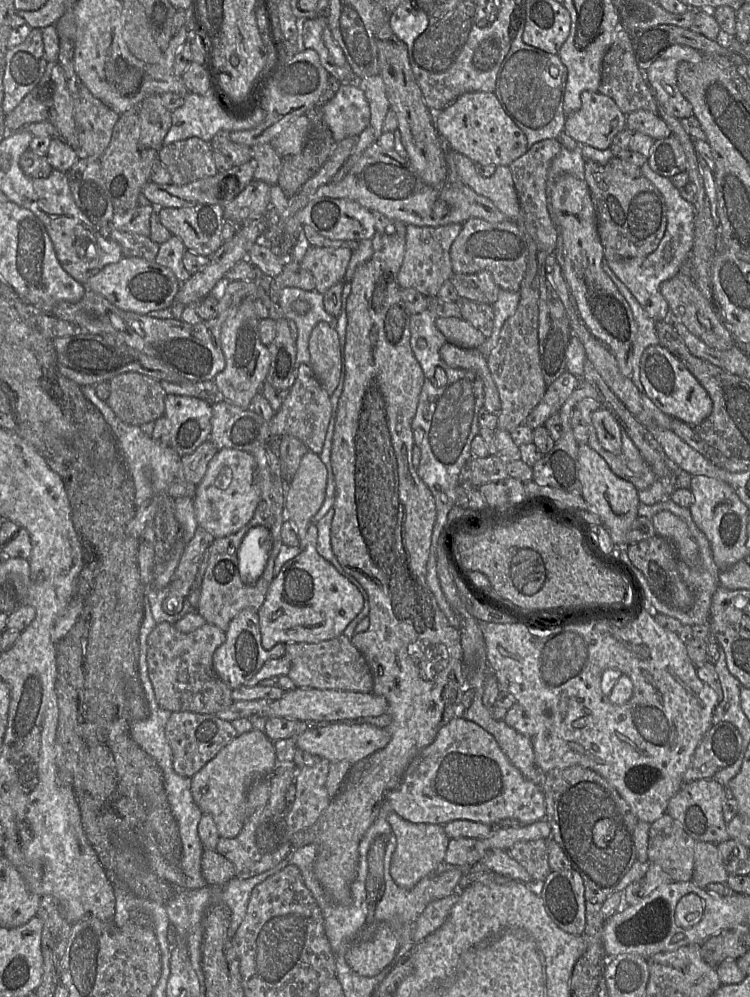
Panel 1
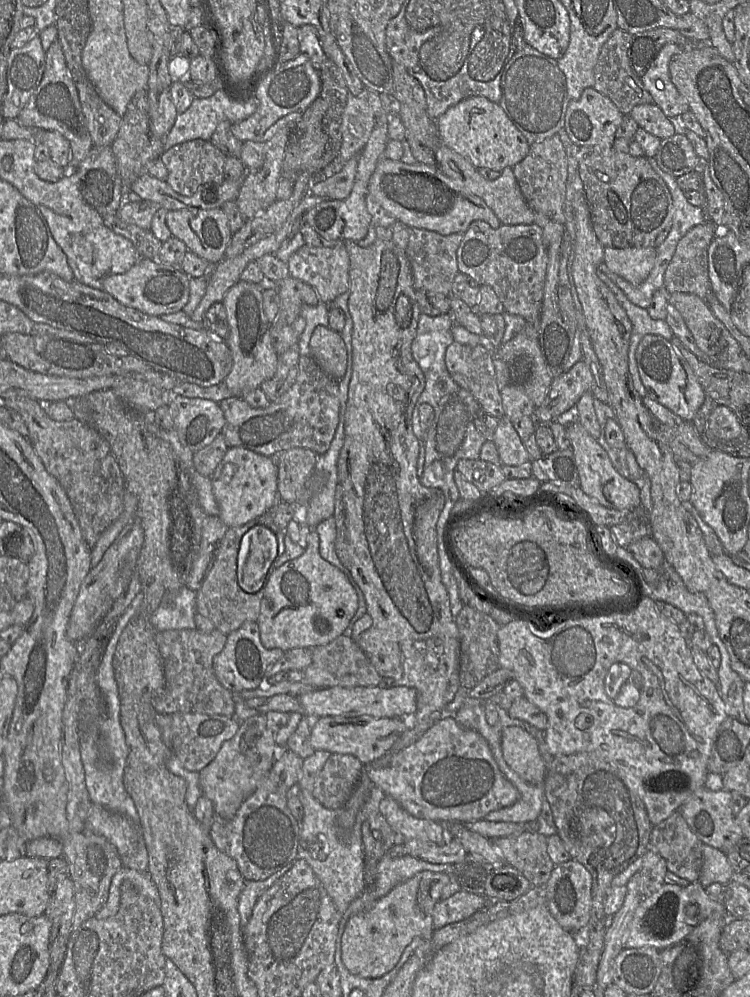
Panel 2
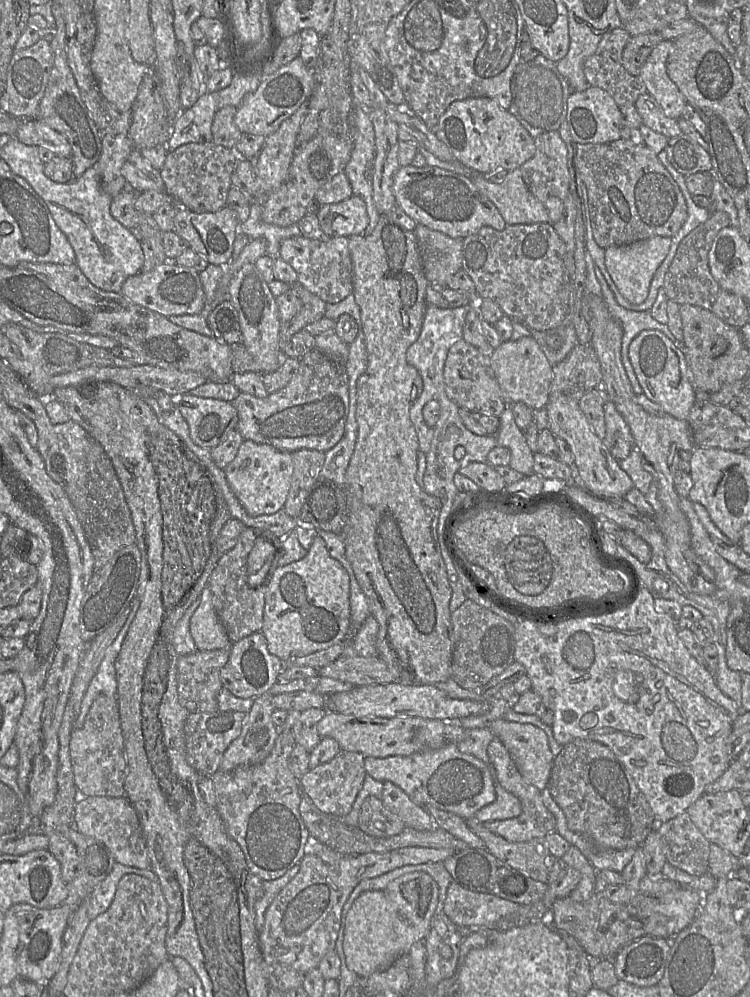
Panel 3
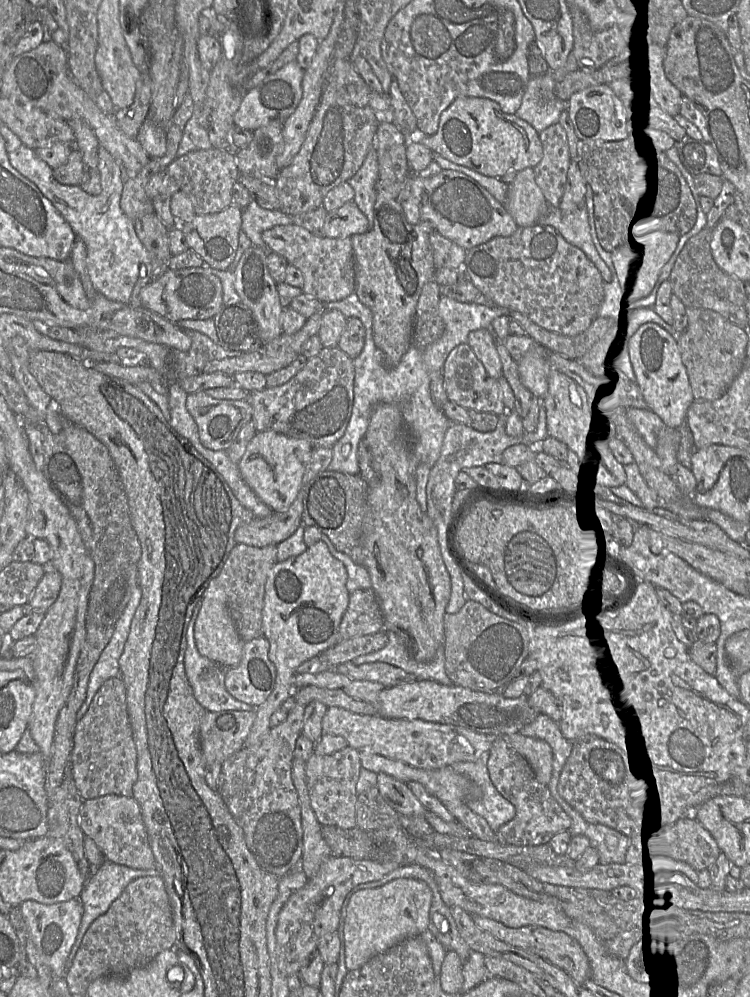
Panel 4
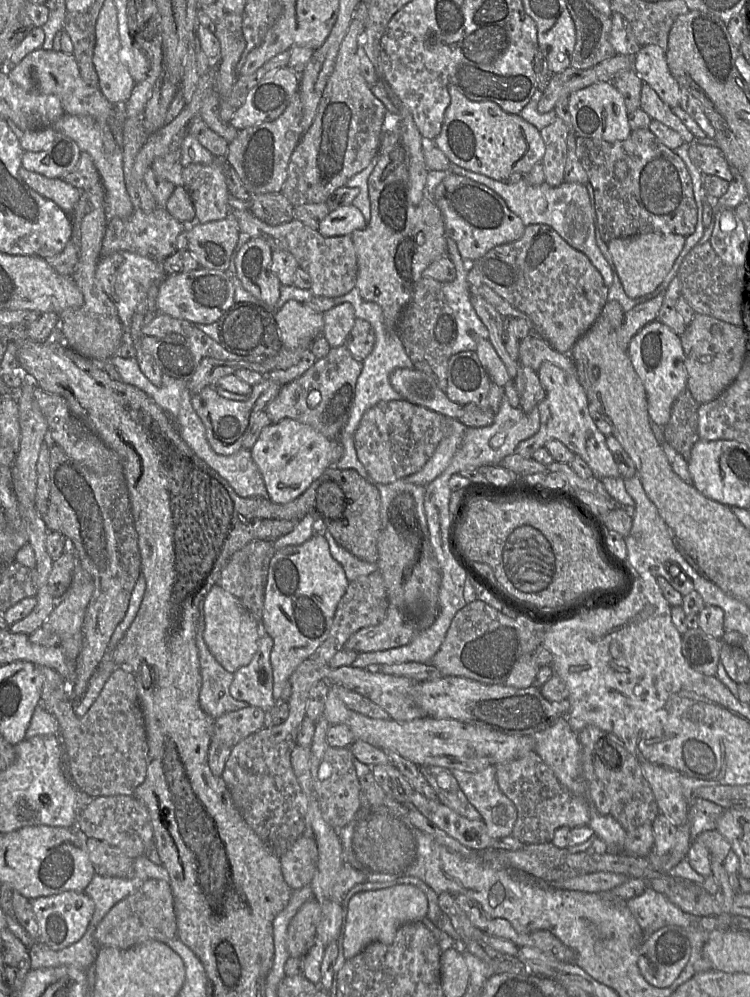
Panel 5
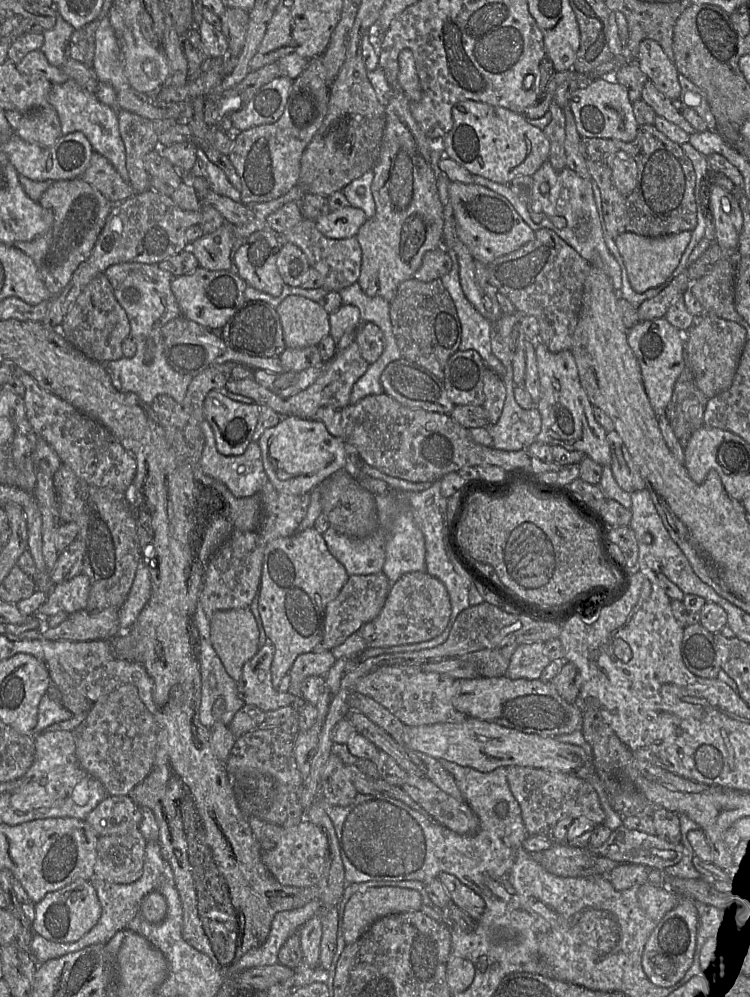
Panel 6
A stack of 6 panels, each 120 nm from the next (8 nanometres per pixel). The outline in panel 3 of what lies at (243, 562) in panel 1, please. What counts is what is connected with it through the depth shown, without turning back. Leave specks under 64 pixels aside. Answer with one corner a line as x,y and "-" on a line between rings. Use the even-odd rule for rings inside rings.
257,537
248,555
246,570
247,583
255,588
268,582
270,566
275,555
275,547
262,537

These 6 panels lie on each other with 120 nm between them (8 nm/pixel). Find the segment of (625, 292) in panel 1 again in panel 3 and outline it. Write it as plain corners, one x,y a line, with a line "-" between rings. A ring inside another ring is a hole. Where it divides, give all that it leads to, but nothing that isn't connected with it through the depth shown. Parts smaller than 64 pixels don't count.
595,266
597,280
600,284
602,297
607,305
609,314
616,319
623,328
621,341
621,359
635,395
643,393
643,390
637,380
633,366
629,359
629,345
632,340
643,330
659,330
663,332
676,346
681,346
676,337
671,333
667,324
656,321
649,311
630,311
621,307
600,270

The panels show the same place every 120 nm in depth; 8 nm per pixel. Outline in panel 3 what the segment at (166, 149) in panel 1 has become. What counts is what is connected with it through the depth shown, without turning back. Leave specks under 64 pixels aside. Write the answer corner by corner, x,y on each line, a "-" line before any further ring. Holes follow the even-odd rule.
214,142
187,143
169,151
160,170
165,192
174,202
195,212
216,212
227,204
231,176
239,156
234,149

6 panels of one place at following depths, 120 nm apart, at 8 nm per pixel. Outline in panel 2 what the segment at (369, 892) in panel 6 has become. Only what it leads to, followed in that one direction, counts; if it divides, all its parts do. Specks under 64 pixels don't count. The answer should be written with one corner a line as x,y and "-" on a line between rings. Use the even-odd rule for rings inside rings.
419,872
394,887
387,895
375,902
370,909
352,916
346,924
341,940
342,961
349,972
362,978
380,978
396,966
404,949
415,937
421,937
426,942
430,942
434,931
433,909
440,900
442,890
449,880
449,875
443,872

